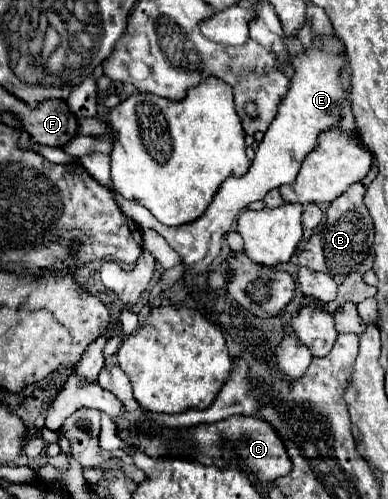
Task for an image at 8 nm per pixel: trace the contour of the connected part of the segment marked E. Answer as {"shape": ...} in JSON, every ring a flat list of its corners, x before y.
{"shape":[[322,35,314,41,308,51,298,53,288,59,288,63,294,69,290,87,288,87,286,95,282,97,282,103,278,105,276,117,270,123,270,127,264,135,264,141,256,149,256,159,250,165,248,173,242,177,226,179,222,183,222,187,218,189,214,201,210,203,210,207,206,209,206,213,200,219,196,219,188,225,180,225,180,227,166,227,158,219,154,219,154,215,150,215,150,211,146,207,142,207,136,201,128,201,116,193,116,203,124,215,134,219,140,227,150,227,150,229,158,231,170,243,170,247,174,247,182,255,182,263,190,267,190,271,186,273,188,277,192,277,200,271,206,271,208,265,216,259,216,255,222,249,224,233,228,233,228,229,236,221,238,211,248,207,254,201,264,199,268,191,292,183,300,171,304,157,318,145,320,133,330,131,340,121,342,105,346,101,344,87,340,83,342,67,346,63,346,53,344,53,346,47,336,35,334,37]]}

